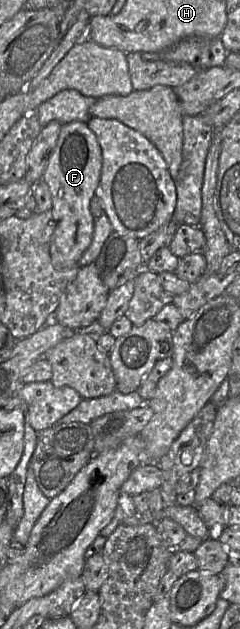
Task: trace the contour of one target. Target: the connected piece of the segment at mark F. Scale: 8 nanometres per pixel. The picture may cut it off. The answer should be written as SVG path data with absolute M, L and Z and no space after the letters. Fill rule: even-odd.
M72 121L62 125L56 146L49 158L41 181L44 181L51 192L51 212L56 222L50 244L50 256L57 270L66 270L77 264L90 246L94 230L94 217L90 212L90 202L100 181L102 170L102 150L96 135L81 121Z

